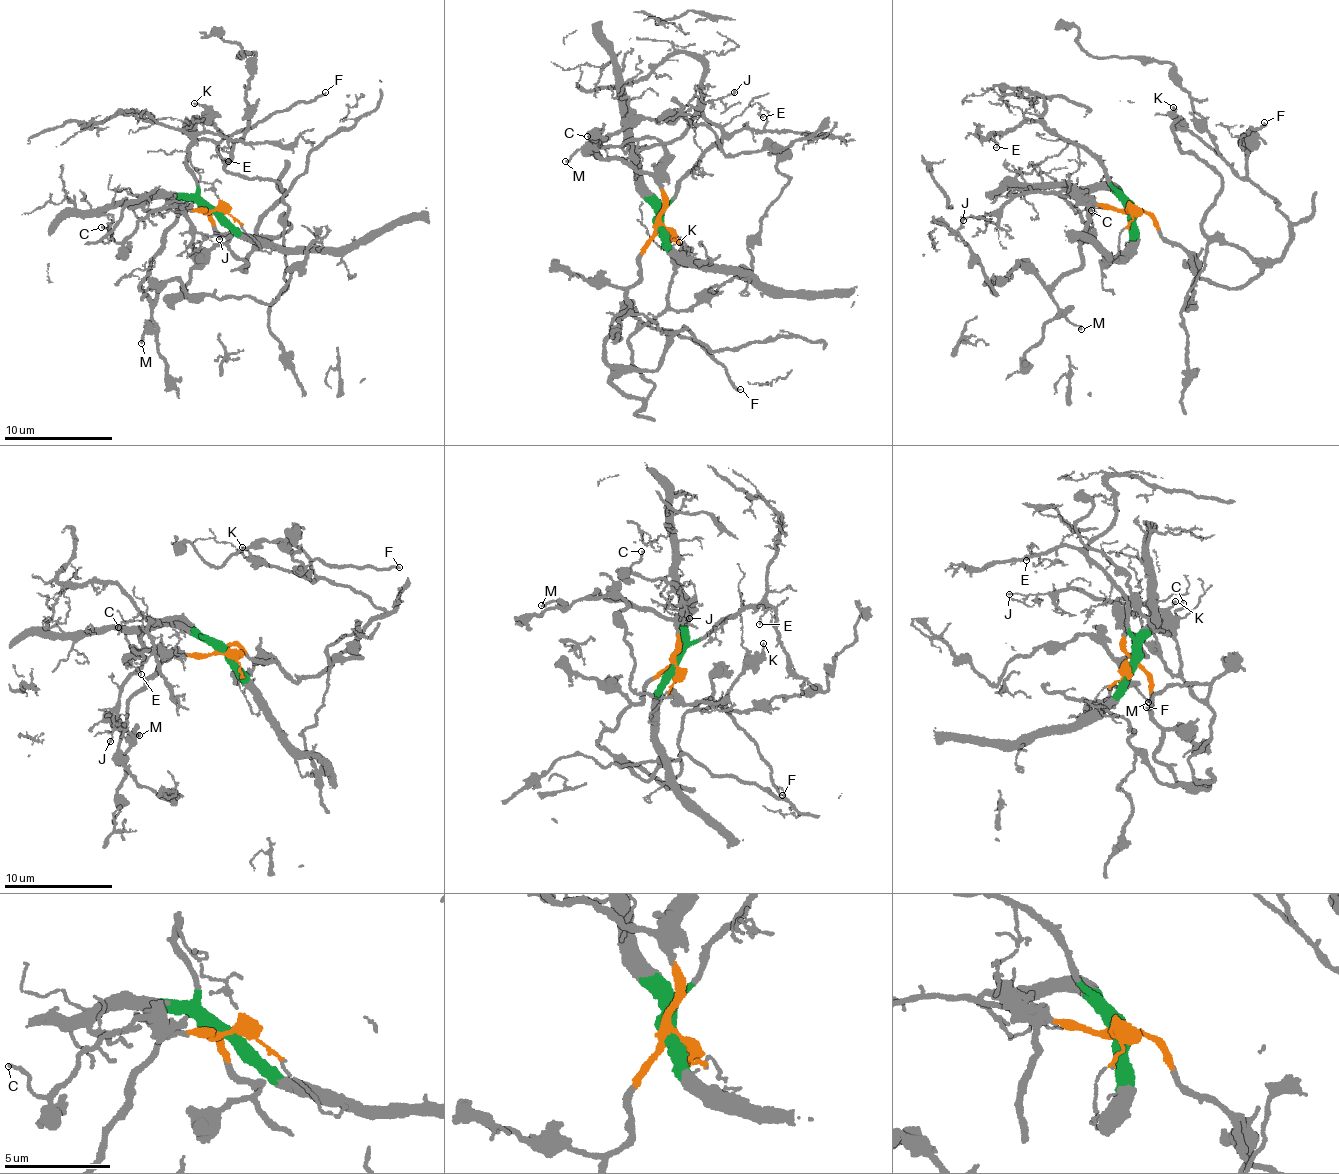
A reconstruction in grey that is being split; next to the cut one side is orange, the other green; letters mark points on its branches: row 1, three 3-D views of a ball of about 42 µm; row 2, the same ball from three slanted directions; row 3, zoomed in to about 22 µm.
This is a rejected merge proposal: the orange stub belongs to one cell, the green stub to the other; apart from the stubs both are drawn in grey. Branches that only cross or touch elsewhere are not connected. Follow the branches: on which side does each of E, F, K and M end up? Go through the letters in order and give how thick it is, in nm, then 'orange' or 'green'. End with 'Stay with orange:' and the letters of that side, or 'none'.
E: calibre 100 nm; green
F: calibre 180 nm; orange
K: calibre 140 nm; orange
M: calibre 150 nm; orange
Stay with orange: F, K, M

